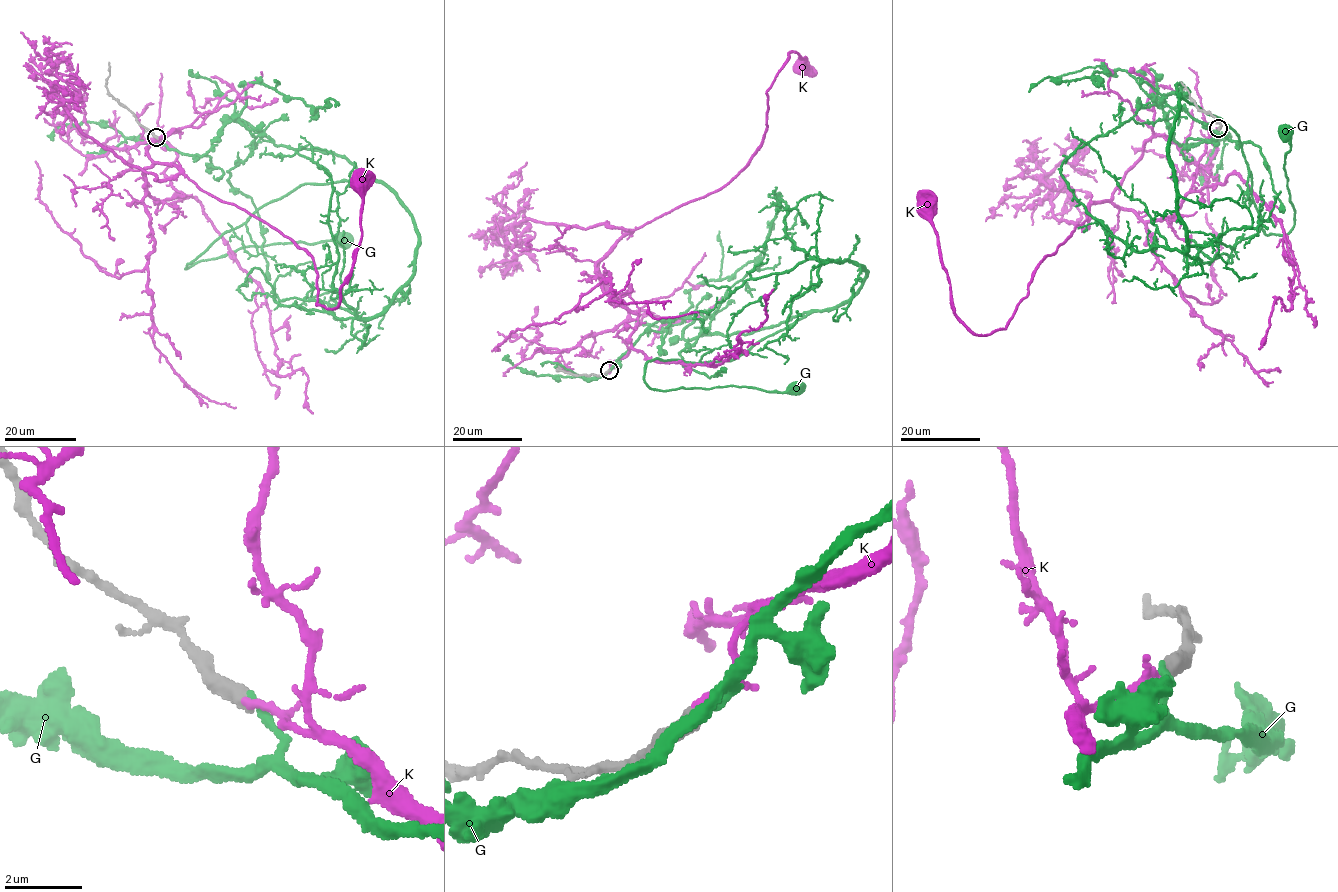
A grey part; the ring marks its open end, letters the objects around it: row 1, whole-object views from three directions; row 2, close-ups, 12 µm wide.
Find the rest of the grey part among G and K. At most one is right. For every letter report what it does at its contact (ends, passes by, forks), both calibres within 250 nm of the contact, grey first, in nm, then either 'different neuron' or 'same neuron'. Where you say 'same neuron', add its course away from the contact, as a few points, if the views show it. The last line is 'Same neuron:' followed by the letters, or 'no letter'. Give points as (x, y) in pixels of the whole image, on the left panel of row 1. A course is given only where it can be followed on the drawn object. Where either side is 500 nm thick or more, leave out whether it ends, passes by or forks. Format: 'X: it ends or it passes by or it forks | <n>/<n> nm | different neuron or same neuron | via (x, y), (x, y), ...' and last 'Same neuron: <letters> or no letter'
G: it ends | 440/200 nm | different neuron
K: it ends | 440/200 nm | same neuron | via (157, 138), (184, 195), (148, 195), (168, 162), (267, 222), (327, 308), (359, 183)
Same neuron: K

